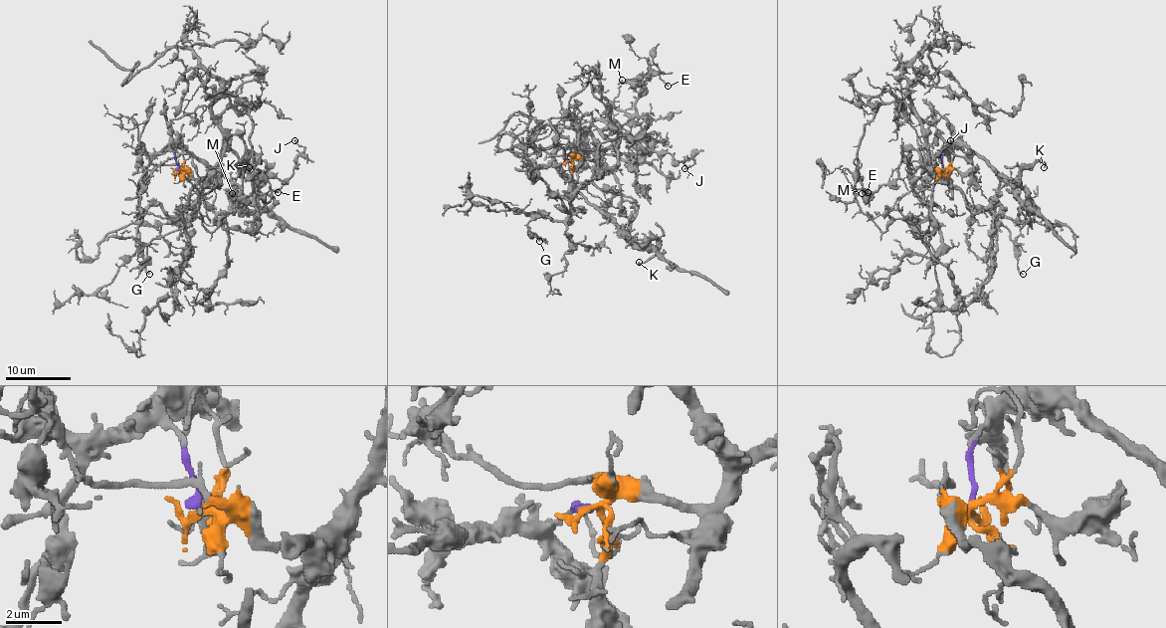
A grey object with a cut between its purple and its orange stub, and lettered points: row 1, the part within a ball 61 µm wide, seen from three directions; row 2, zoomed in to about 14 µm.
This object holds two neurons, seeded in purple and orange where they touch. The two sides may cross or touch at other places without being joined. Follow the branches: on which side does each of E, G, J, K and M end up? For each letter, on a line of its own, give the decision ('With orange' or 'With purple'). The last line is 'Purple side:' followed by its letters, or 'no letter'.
E: With orange
G: With orange
J: With orange
K: With purple
M: With orange
Purple side: K

